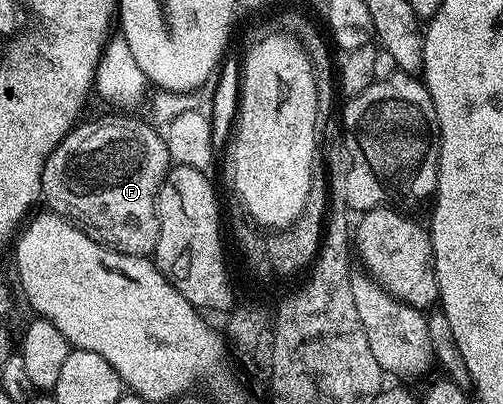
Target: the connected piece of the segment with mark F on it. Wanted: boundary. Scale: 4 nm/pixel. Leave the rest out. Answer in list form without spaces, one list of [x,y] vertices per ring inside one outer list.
[[[125,112],[111,113],[111,118],[99,122],[75,125],[57,148],[48,156],[42,173],[43,203],[47,202],[53,213],[59,214],[80,227],[92,240],[96,240],[118,254],[131,254],[137,258],[153,255],[160,236],[158,219],[158,193],[166,173],[170,171],[170,153],[166,139],[138,116]]]

